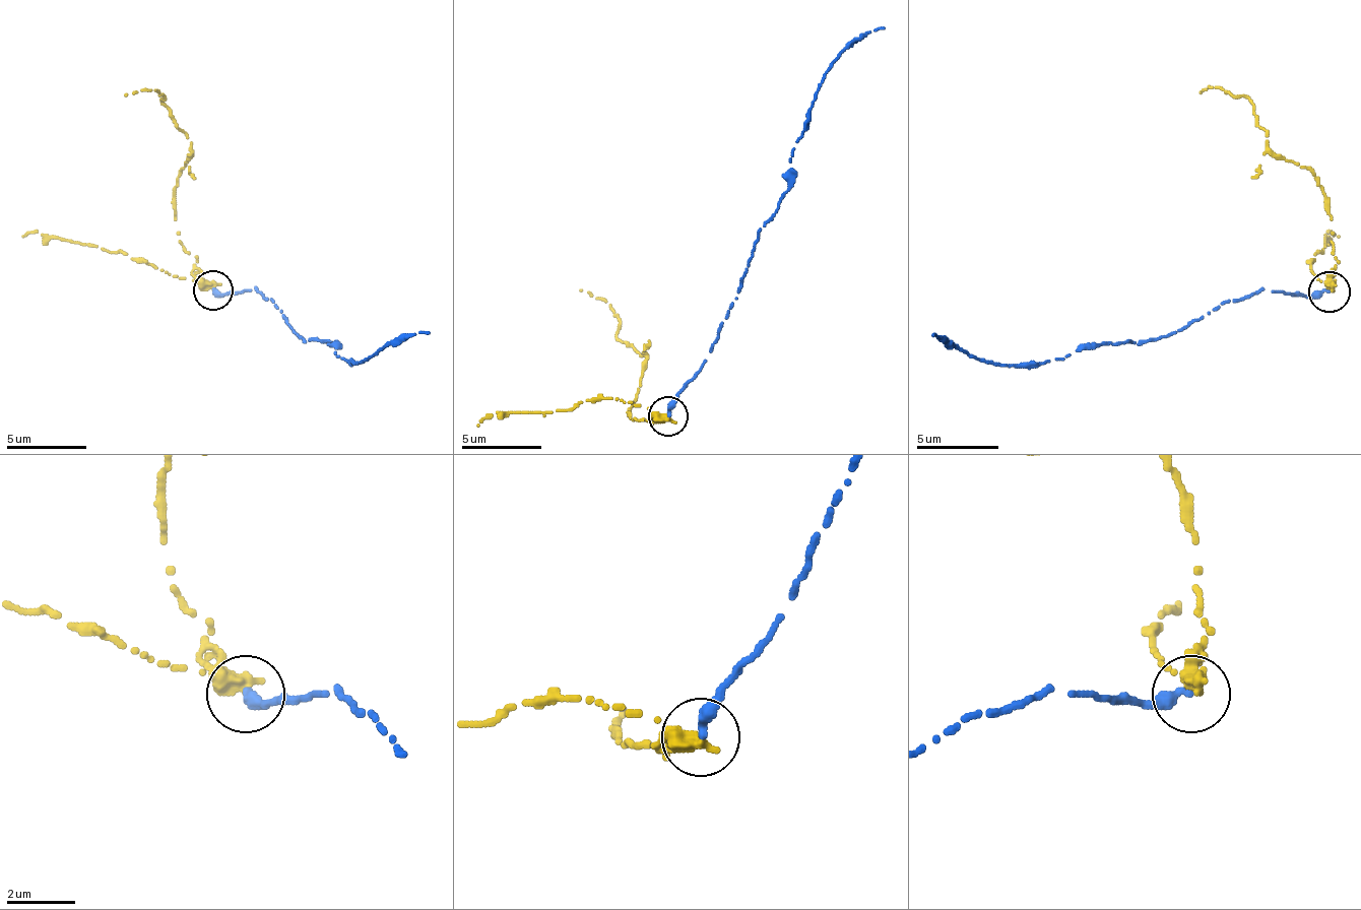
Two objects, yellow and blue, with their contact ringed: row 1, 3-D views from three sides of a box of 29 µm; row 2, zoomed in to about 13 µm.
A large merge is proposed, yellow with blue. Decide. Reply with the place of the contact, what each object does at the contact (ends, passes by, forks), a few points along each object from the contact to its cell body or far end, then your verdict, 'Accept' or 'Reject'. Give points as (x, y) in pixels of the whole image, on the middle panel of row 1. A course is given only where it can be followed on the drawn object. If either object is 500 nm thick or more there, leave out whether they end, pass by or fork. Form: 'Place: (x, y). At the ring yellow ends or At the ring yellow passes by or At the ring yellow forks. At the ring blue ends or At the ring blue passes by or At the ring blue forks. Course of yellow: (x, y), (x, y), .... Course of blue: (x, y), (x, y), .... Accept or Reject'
Place: (668, 416). At the ring yellow passes by. At the ring blue ends. Course of yellow: (667, 419), (631, 419), (631, 407), (647, 355), (623, 343), (611, 307), (579, 291). Course of blue: (667, 415), (671, 399), (711, 351), (759, 235), (783, 195), (791, 155), (807, 111), (831, 63), (884, 26). Reject

